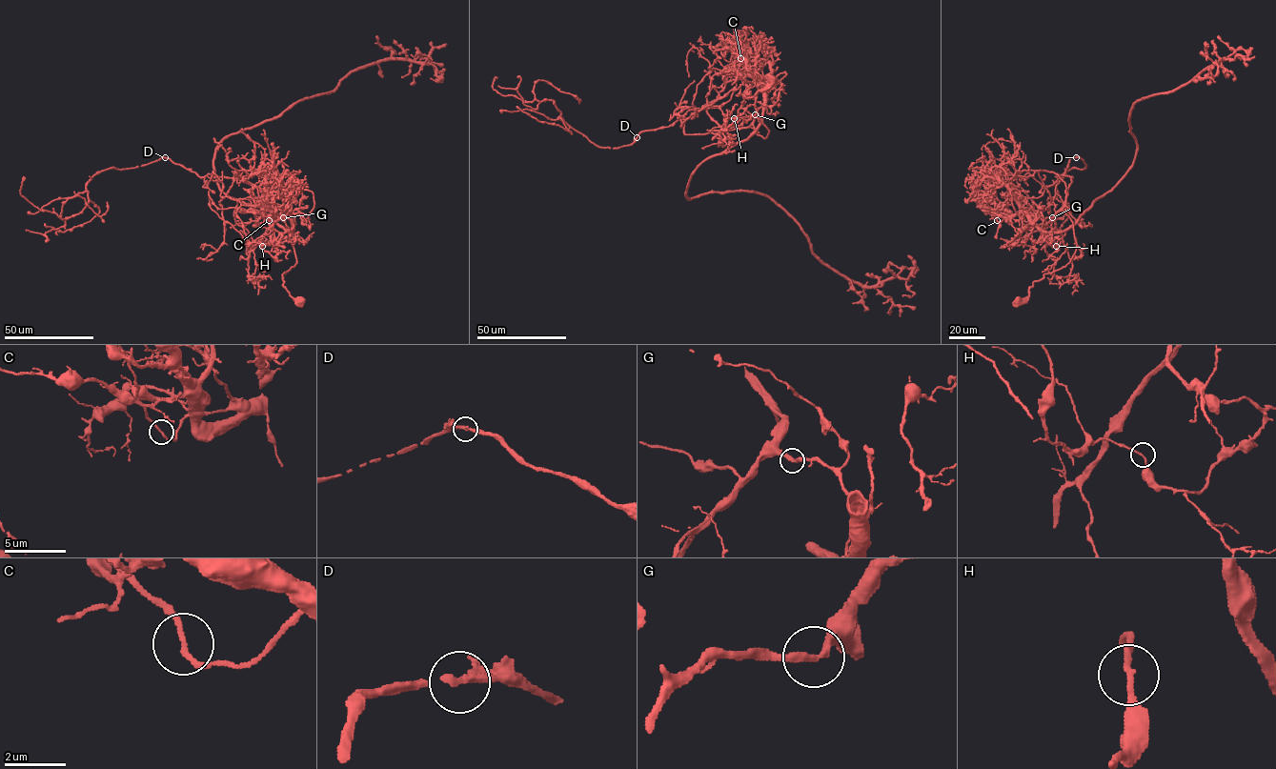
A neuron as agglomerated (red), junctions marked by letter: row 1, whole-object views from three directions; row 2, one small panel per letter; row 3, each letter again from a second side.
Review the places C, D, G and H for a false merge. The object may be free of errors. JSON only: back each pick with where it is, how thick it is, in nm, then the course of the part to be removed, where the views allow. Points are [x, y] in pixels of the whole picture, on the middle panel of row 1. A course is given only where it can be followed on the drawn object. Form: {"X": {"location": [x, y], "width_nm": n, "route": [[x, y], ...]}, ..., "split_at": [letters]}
{"C": {"location": [740, 58], "width_nm": 160, "route": [[740, 59], [766, 96], [748, 127], [685, 134], [680, 118], [598, 147], [535, 84], [579, 103]]}, "split_at": ["C"]}

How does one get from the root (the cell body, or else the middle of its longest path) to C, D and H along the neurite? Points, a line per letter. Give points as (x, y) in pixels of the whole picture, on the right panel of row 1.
C: (1017, 301), (1034, 281), (1070, 261), (1076, 248), (1072, 223), (1062, 210), (1038, 225), (1021, 212), (997, 220)
D: (1017, 301), (1075, 252), (1072, 223), (1063, 211), (1072, 177), (1056, 174), (1063, 177), (1076, 157)
H: (1017, 301), (1075, 252), (1072, 223), (1062, 210), (1046, 235), (1057, 252), (1056, 246)

